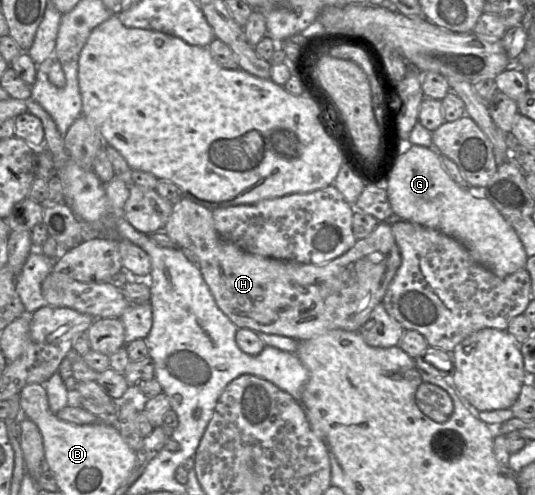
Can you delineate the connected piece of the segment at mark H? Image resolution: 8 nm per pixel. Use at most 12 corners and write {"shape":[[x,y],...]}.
{"shape":[[184,196],[163,231],[238,328],[359,331],[401,264],[391,225],[322,265],[250,254]]}

